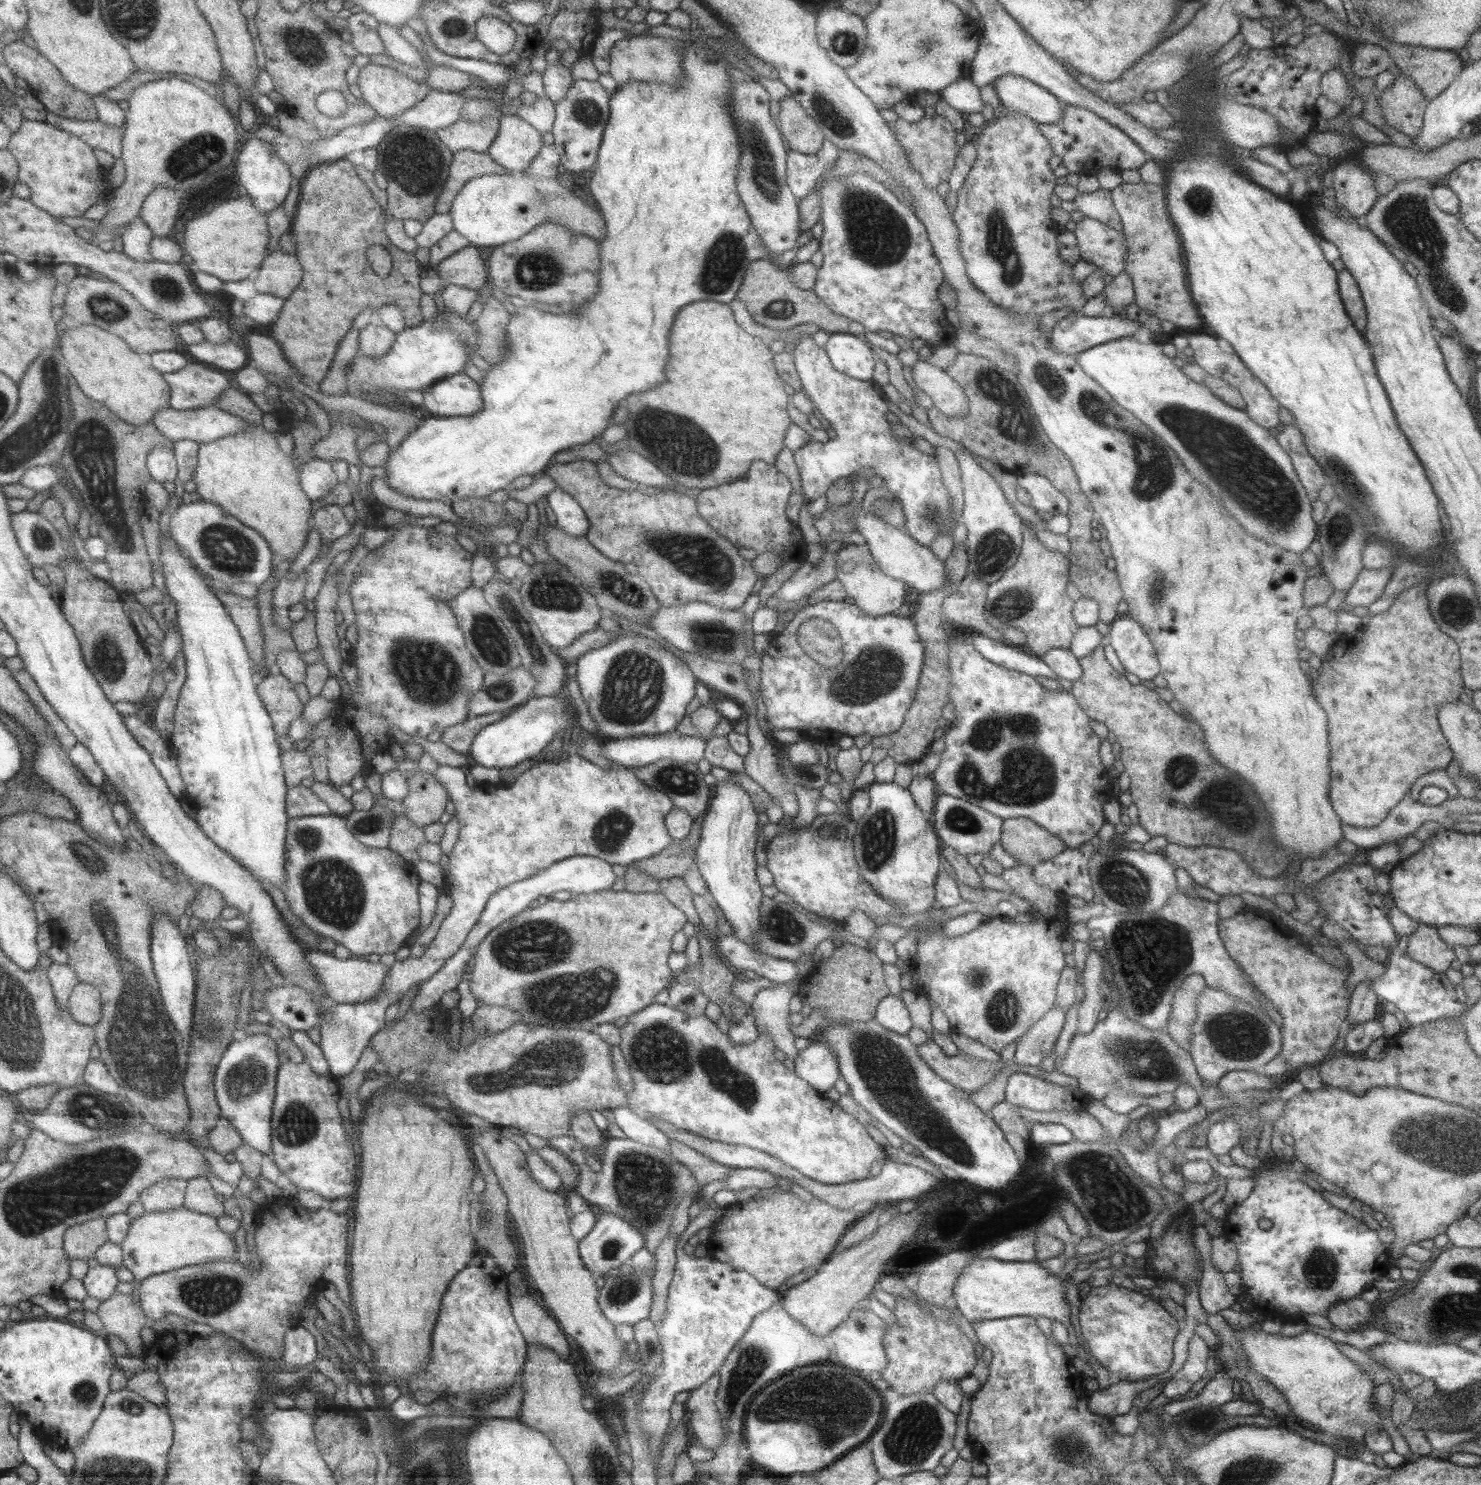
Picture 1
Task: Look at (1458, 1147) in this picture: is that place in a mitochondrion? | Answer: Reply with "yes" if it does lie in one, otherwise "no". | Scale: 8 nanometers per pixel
yes

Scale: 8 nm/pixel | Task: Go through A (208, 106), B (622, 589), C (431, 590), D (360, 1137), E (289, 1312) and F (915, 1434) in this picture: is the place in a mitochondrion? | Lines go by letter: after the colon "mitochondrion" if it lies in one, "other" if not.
A: other
B: mitochondrion
C: other
D: other
E: other
F: mitochondrion

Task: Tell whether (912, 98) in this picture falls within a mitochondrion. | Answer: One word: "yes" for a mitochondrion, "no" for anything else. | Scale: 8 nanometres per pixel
no

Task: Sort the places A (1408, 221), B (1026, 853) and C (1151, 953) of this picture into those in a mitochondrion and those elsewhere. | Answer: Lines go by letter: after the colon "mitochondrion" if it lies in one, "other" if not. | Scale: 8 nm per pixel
A: mitochondrion
B: other
C: mitochondrion

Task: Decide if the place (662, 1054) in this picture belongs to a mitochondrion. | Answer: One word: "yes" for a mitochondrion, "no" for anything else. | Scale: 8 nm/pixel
yes

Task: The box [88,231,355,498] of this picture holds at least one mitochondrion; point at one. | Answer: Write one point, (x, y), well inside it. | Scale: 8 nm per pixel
(167, 288)

